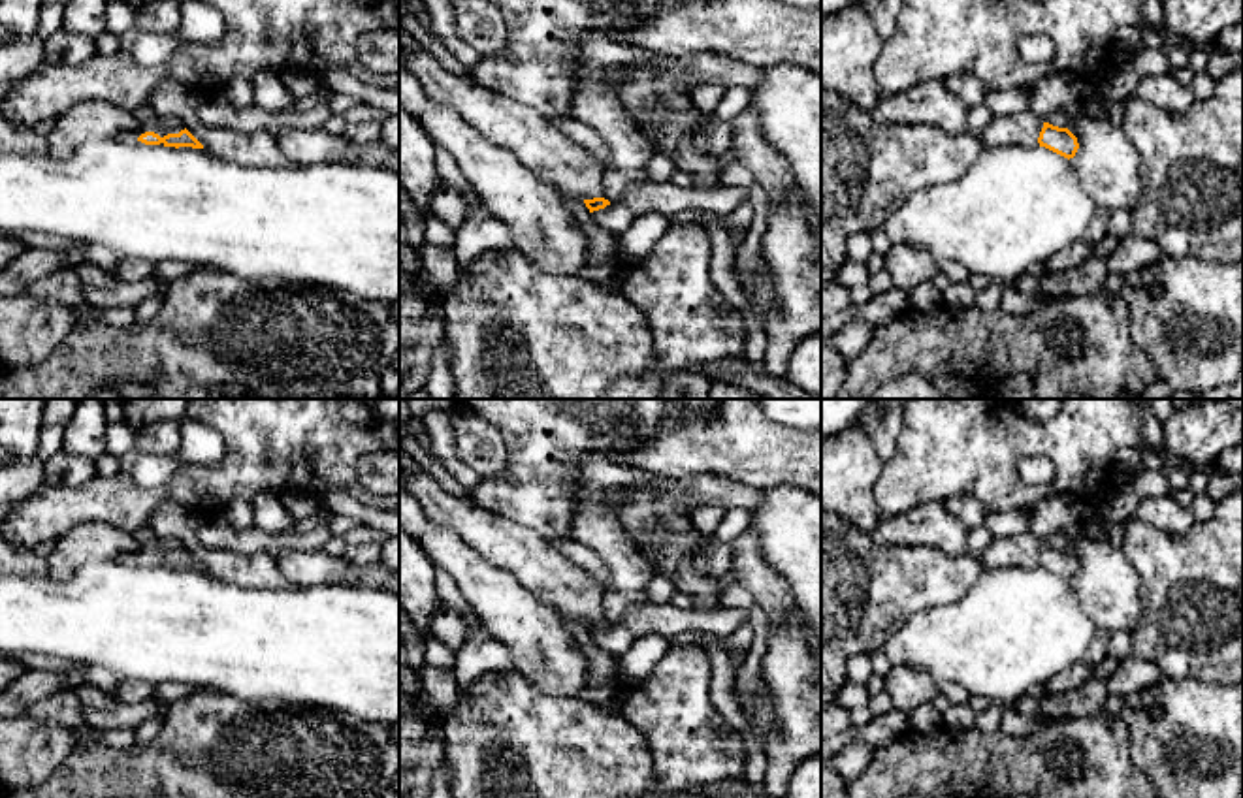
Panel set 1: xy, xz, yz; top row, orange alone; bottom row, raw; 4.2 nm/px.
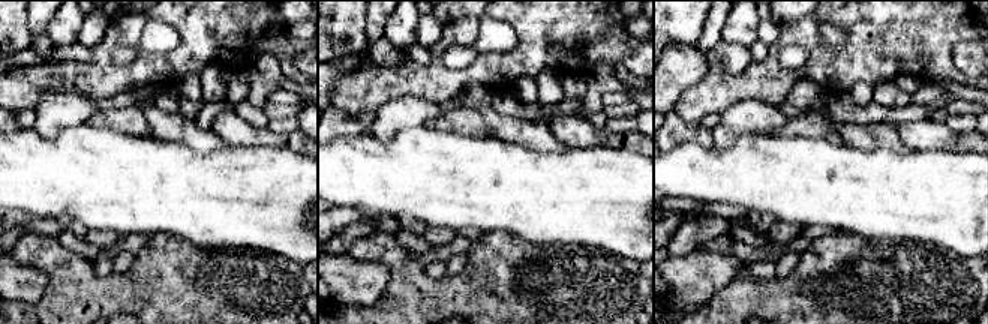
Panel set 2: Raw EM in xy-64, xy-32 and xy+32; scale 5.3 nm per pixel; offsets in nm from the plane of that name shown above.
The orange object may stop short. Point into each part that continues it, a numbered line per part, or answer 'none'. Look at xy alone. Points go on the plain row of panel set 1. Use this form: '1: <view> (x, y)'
1: xy (159, 546)

